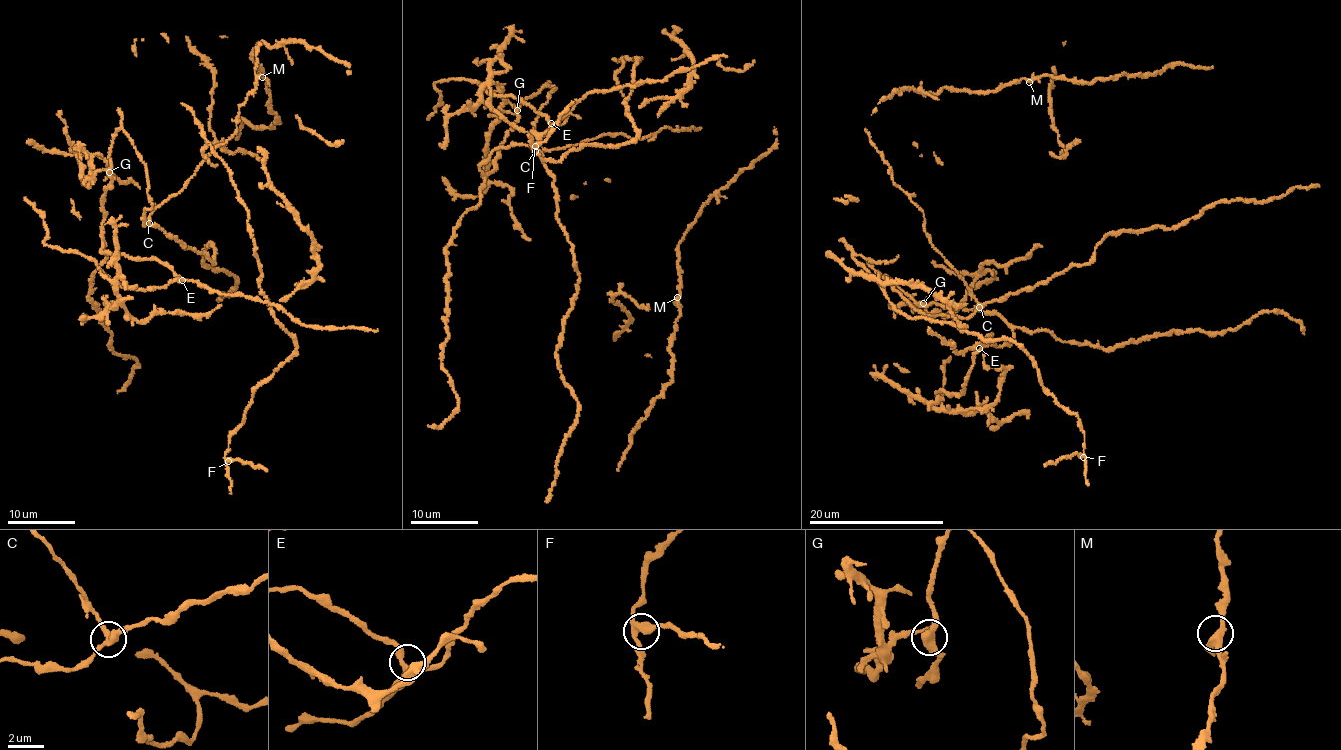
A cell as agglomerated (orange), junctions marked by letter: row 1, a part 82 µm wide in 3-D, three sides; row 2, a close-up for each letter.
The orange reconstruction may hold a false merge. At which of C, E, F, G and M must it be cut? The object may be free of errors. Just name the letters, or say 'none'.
C

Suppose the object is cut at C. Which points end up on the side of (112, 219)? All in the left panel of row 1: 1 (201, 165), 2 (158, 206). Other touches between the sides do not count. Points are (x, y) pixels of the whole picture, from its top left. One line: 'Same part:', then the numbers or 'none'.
Same part: none

